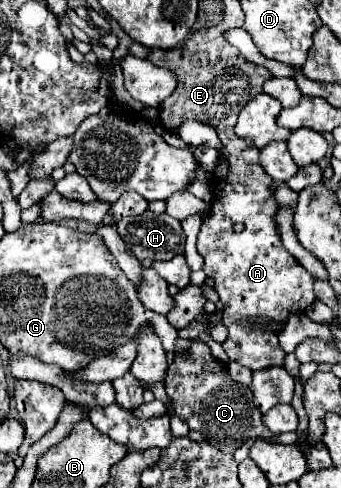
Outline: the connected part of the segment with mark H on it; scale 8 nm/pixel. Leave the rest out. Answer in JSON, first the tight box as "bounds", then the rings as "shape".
{"bounds":[116,210,186,266],"shape":[[[146,210],[144,214],[138,216],[126,216],[126,220],[120,220],[116,224],[116,230],[120,238],[126,242],[126,246],[134,252],[134,256],[142,262],[142,266],[150,266],[154,260],[170,260],[178,254],[184,254],[184,242],[186,234],[180,226],[178,220],[174,220],[168,214],[154,214]]]}

